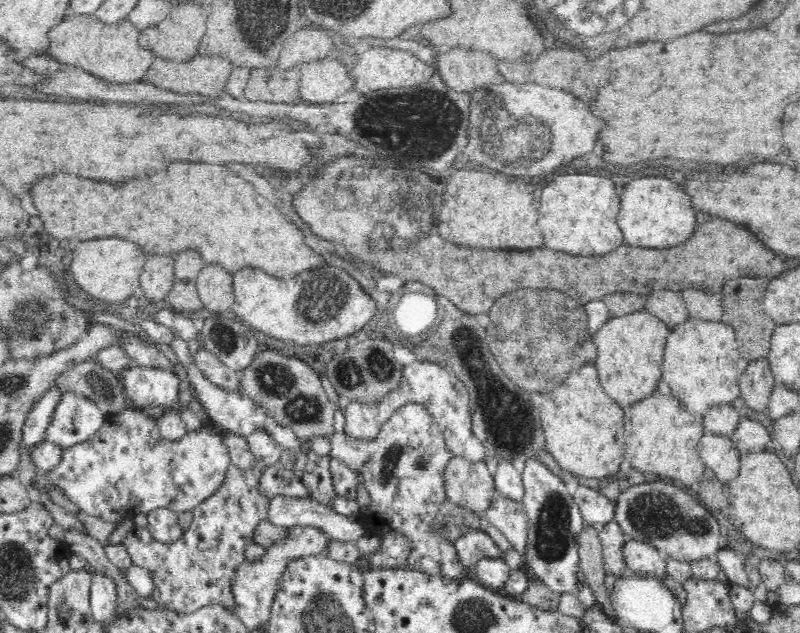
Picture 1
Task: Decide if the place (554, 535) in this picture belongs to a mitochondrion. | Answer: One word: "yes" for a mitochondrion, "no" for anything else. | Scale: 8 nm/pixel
yes

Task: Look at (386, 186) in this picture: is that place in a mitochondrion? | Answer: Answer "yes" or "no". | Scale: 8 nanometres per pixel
yes

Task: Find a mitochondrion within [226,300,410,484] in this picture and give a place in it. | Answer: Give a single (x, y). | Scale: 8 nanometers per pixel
(273, 379)

